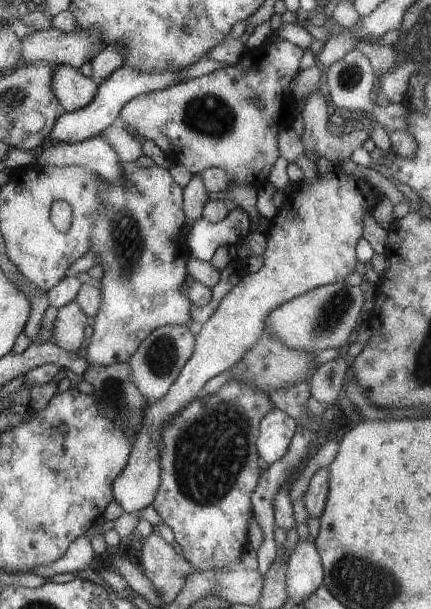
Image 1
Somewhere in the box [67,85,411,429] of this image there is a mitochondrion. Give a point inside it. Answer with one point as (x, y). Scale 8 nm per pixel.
(128, 239)

